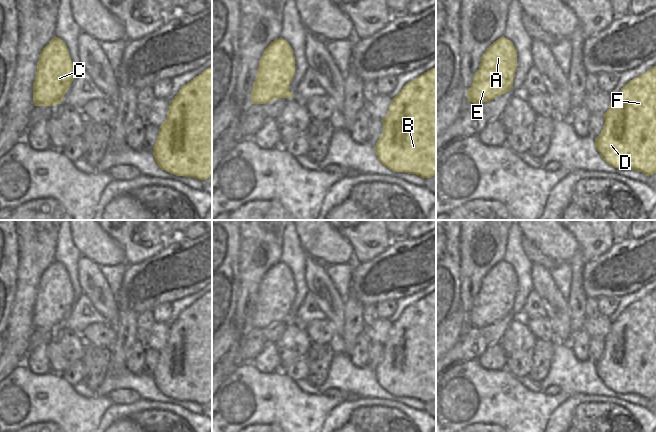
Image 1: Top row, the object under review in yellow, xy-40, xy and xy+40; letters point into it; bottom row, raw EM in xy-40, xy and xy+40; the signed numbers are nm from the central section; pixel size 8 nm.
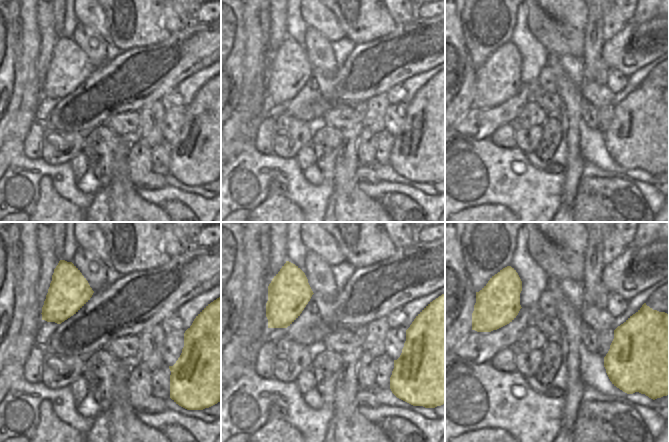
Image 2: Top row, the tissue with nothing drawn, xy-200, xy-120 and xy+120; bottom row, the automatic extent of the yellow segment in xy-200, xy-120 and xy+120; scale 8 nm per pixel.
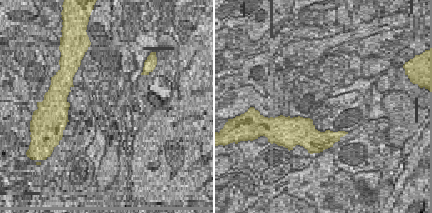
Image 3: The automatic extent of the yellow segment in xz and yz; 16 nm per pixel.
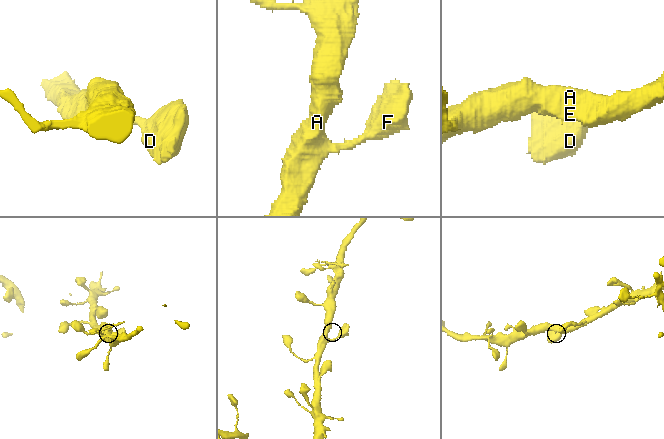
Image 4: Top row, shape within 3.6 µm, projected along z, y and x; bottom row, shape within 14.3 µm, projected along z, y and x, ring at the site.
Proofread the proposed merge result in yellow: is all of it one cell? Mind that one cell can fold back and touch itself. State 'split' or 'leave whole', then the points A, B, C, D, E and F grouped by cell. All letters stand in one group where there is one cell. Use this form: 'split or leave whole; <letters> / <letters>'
leave whole; A B C D E F

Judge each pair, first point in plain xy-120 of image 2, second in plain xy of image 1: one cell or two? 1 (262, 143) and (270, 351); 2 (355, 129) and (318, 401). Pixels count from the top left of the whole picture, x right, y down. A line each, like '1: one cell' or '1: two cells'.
1: one cell
2: two cells

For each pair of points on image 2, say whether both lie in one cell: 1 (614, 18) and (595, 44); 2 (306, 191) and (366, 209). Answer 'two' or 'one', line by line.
1: two
2: two

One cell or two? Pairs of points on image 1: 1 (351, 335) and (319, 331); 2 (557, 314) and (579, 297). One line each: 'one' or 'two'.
1: two
2: two

